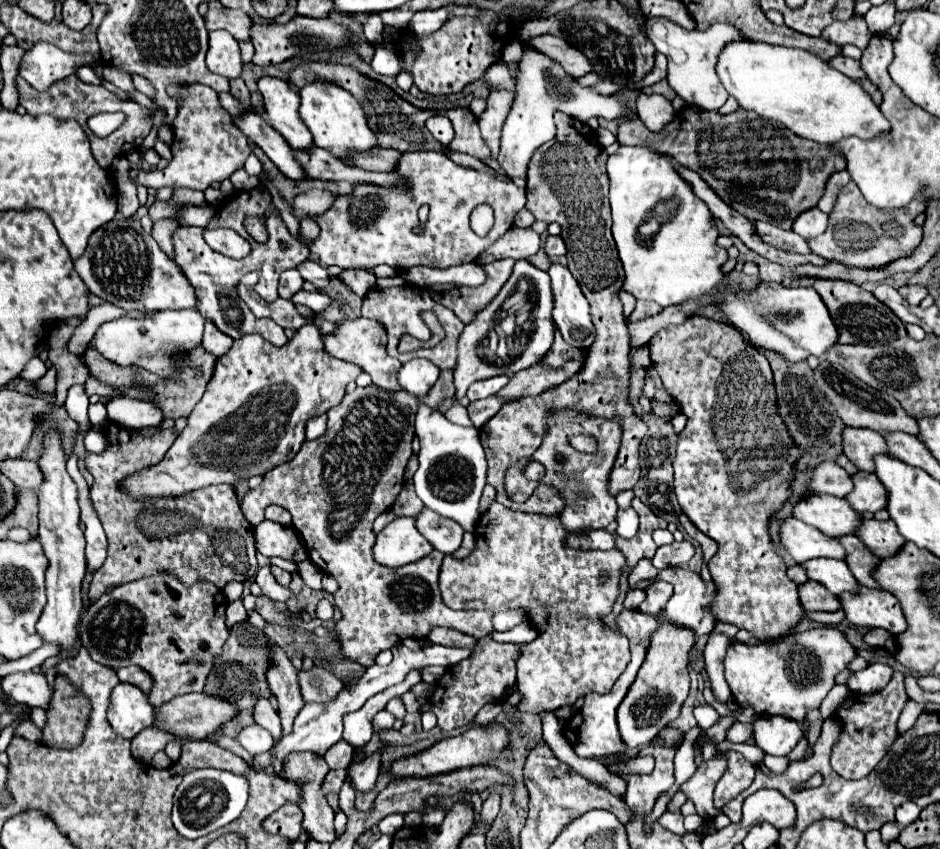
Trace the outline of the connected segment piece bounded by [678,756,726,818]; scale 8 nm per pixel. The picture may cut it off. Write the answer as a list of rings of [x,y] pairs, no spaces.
[[[714,756],[710,762],[700,764],[692,774],[692,778],[678,788],[678,792],[684,792],[686,798],[694,802],[696,812],[704,818],[716,816],[716,808],[712,804],[712,792],[724,770],[726,770],[726,760],[722,756]]]

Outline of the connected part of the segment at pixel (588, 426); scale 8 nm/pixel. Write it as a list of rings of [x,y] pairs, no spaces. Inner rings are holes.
[[[558,408],[550,410],[546,414],[546,432],[542,434],[542,444],[534,452],[534,460],[542,462],[546,466],[546,476],[542,478],[544,484],[558,490],[562,496],[566,508],[560,514],[560,520],[568,532],[576,532],[578,528],[606,528],[616,518],[616,500],[608,490],[610,484],[610,472],[614,468],[614,460],[620,450],[622,440],[622,420],[618,416],[614,418],[602,418],[588,412],[578,412],[574,408]],[[590,432],[598,440],[598,454],[584,454],[570,446],[568,438],[572,434]]]

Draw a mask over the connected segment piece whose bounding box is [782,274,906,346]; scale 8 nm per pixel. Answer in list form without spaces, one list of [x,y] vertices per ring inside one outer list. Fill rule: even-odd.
[[[786,274],[782,284],[818,284],[818,294],[822,296],[832,322],[838,328],[838,344],[862,344],[862,346],[884,346],[896,338],[906,336],[904,322],[880,300],[872,296],[872,292],[862,290],[858,284],[848,280],[824,280],[824,278],[808,278],[808,276],[790,276]]]

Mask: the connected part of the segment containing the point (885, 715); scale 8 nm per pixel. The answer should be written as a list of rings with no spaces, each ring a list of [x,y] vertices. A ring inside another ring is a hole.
[[[894,672],[890,684],[882,692],[876,692],[876,694],[852,692],[836,712],[844,722],[844,732],[842,732],[842,758],[832,758],[830,760],[832,768],[844,778],[862,778],[870,774],[886,754],[886,748],[890,748],[894,736],[898,734],[896,720],[904,710],[906,702],[908,702],[908,696],[904,692],[902,672]]]

